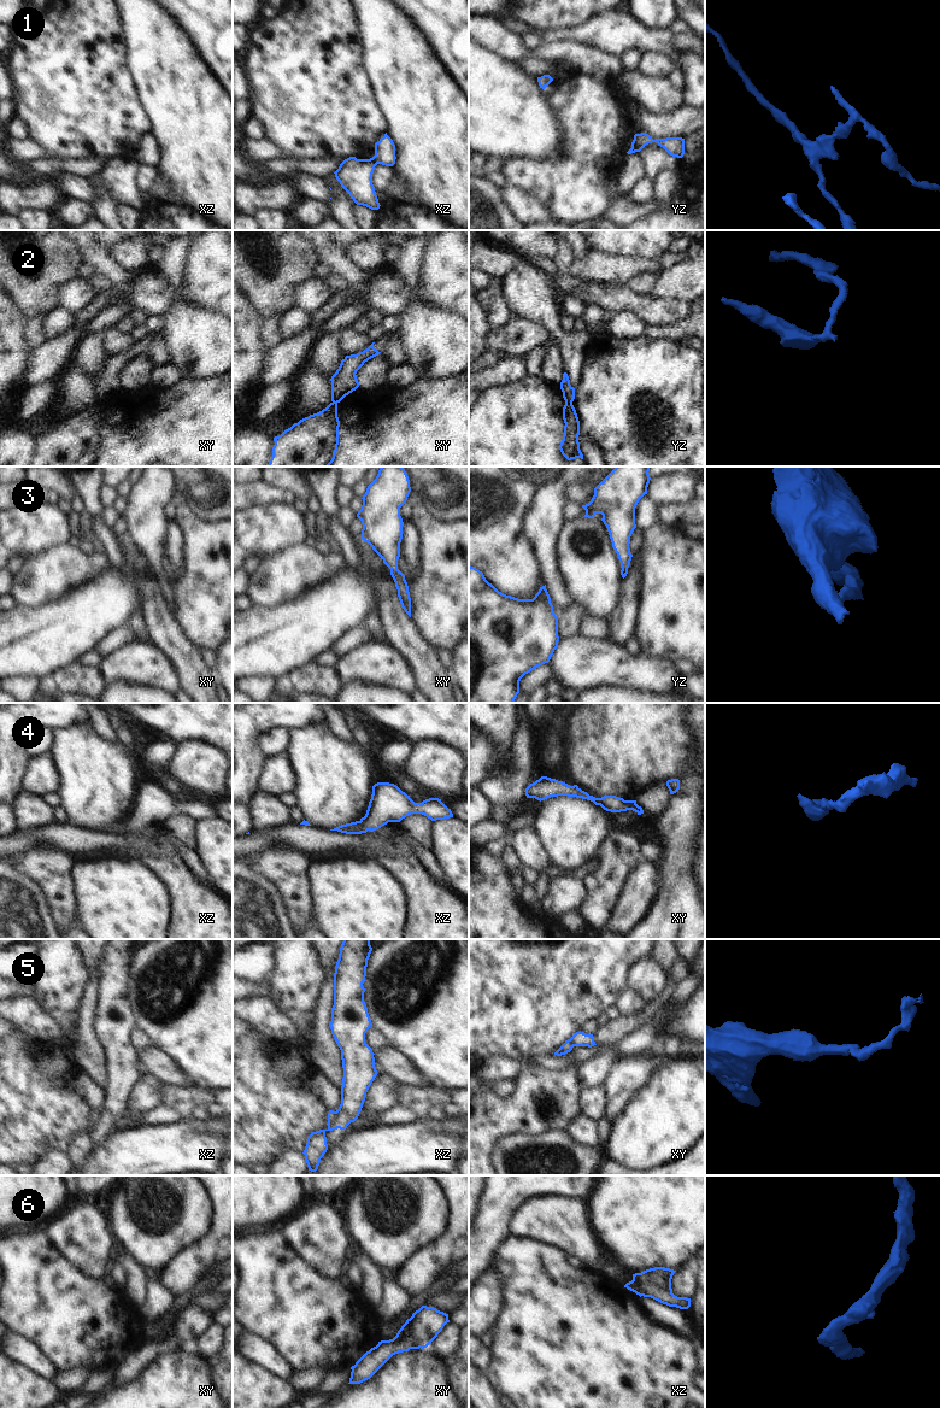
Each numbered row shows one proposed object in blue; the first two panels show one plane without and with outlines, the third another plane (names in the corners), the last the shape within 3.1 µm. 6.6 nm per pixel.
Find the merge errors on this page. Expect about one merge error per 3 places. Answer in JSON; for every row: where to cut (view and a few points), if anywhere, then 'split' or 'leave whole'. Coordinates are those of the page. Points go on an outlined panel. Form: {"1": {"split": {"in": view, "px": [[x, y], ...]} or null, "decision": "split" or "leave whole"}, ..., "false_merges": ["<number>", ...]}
{"1": {"split": {"in": "xz", "px": [[370, 158], [376, 164]]}, "decision": "split"}, "2": {"split": {"in": "yz", "px": [[565, 402], [571, 404]]}, "decision": "split"}, "3": {"split": null, "decision": "leave whole"}, "4": {"split": null, "decision": "leave whole"}, "5": {"split": {"in": "xz", "px": [[335, 1112], [339, 1127]]}, "decision": "split"}, "6": {"split": {"in": "xz", "px": [[633, 1279], [635, 1282], [648, 1282], [671, 1294]]}, "decision": "split"}, "false_merges": ["1", "2", "5", "6"]}

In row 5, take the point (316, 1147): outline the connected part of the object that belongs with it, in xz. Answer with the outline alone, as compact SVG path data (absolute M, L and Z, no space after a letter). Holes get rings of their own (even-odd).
M329 1110L328 1128L312 1132L307 1137L307 1143L302 1154L305 1155L305 1161L307 1163L309 1171L316 1172L318 1169L321 1158L328 1150L325 1132L337 1128L339 1122L336 1119L336 1111Z

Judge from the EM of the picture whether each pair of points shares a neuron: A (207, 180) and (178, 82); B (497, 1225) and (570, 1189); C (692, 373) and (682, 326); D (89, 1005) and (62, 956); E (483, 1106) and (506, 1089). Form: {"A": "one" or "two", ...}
{"A": "one", "B": "one", "C": "two", "D": "two", "E": "two"}

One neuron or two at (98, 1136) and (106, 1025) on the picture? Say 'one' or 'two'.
one

